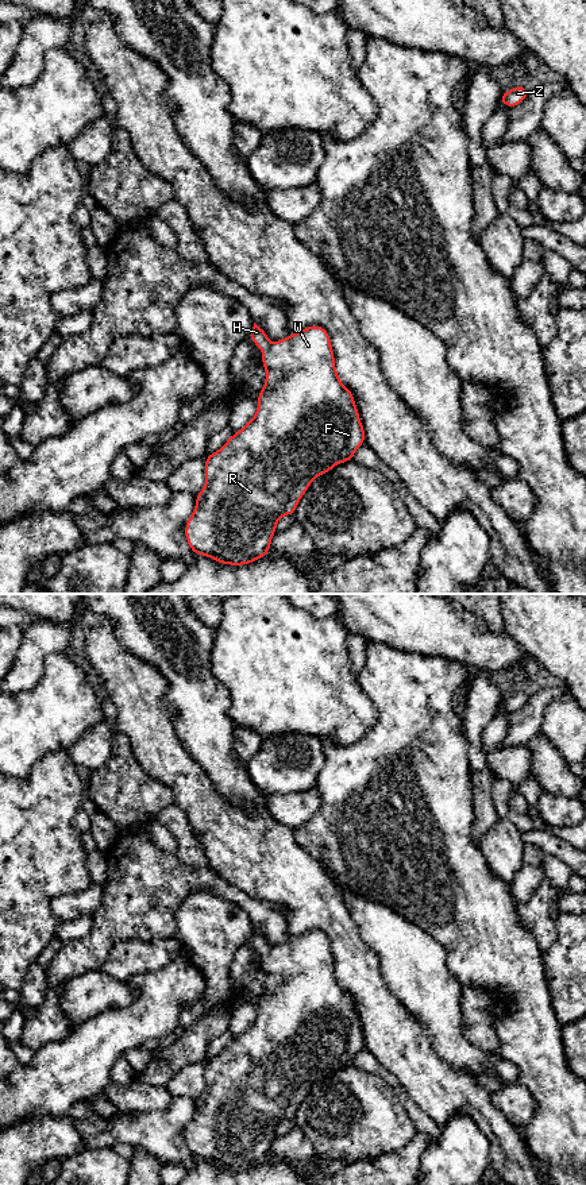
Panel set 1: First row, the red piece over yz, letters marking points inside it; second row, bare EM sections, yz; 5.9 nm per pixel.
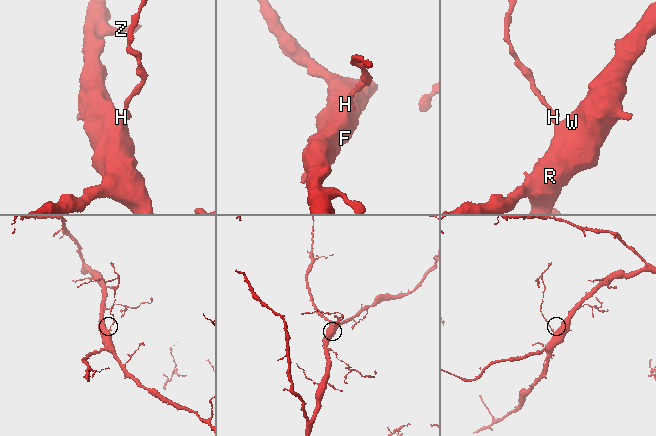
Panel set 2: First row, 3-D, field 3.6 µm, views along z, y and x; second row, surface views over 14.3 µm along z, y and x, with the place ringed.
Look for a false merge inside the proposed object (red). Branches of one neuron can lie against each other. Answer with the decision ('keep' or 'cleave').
keep

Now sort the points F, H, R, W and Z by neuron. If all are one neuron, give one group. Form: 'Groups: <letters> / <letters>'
Groups: F H R W Z

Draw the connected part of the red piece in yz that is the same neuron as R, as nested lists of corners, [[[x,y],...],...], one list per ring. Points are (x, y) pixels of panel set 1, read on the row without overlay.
[[[254,927],[248,941],[262,956],[261,968],[266,974],[257,1018],[220,1054],[205,1062],[205,1089],[196,1100],[196,1112],[185,1128],[185,1143],[194,1159],[228,1170],[250,1169],[267,1159],[278,1124],[286,1119],[294,1120],[311,1088],[335,1070],[352,1065],[355,1055],[365,1049],[365,1032],[354,999],[339,984],[325,933],[309,930],[270,947],[266,935]]]

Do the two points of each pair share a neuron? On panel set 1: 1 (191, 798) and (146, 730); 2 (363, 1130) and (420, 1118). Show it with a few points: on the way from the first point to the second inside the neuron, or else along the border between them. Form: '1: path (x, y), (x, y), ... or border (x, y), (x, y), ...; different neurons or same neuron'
1: path (181, 782), (174, 775), (174, 767), (157, 747); same neuron
2: border (396, 1092), (416, 1133); different neurons

